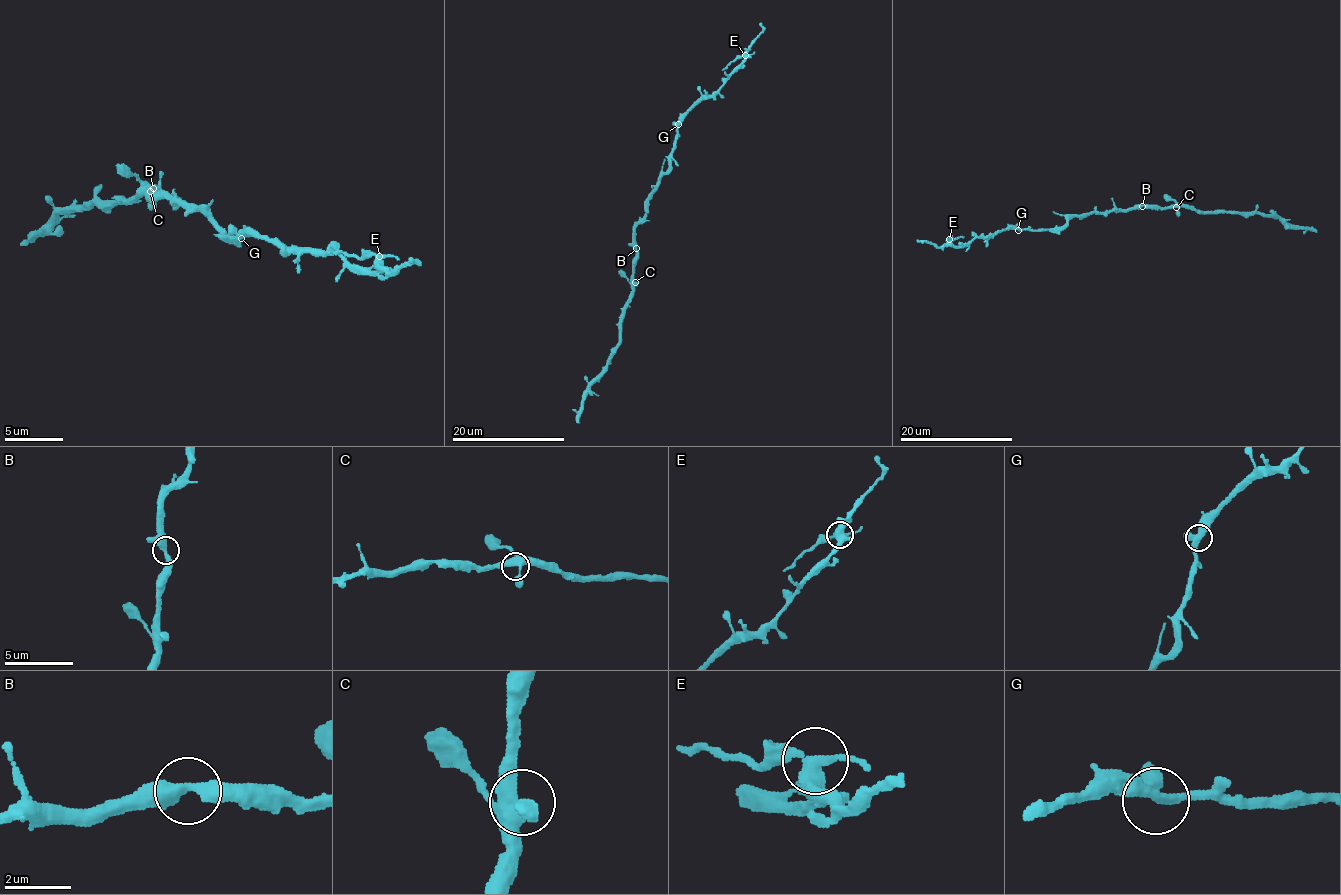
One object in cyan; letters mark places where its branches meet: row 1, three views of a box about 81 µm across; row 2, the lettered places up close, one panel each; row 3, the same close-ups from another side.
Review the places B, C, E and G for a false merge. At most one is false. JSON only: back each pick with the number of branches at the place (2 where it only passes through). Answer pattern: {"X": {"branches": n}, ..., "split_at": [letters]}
{"E": {"branches": 4}, "split_at": ["E"]}

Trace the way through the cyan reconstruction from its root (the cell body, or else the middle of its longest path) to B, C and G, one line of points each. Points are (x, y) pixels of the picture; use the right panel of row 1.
B: (1103, 212), (1142, 206)
C: (1103, 212), (1142, 206), (1176, 207)
G: (1103, 212), (1074, 214), (1060, 227), (1018, 230)

